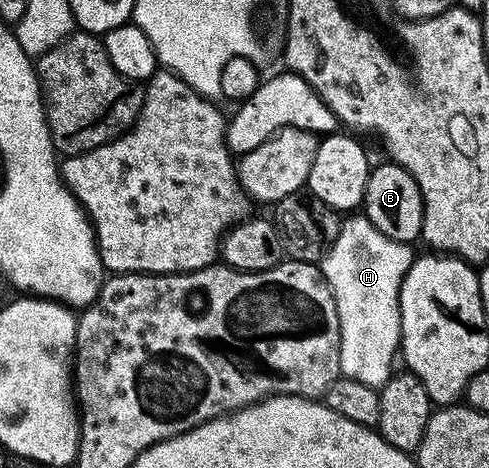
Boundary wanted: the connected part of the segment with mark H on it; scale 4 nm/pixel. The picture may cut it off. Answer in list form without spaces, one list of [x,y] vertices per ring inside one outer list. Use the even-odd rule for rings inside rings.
[[[365,215],[348,217],[340,224],[337,239],[321,262],[323,278],[337,303],[341,327],[339,372],[380,390],[393,375],[391,364],[397,361],[401,349],[399,292],[413,260],[412,246],[381,235]]]

